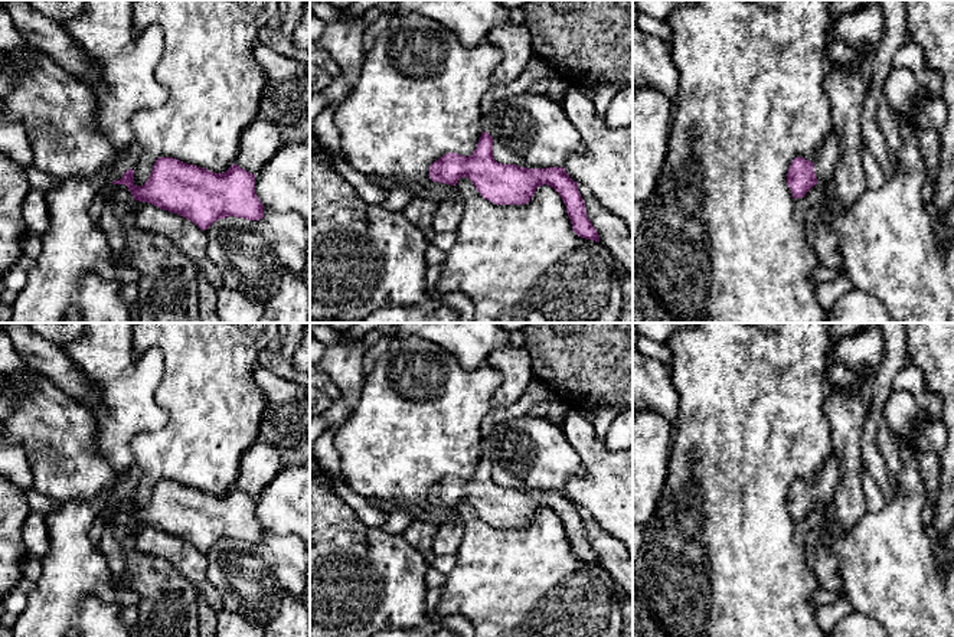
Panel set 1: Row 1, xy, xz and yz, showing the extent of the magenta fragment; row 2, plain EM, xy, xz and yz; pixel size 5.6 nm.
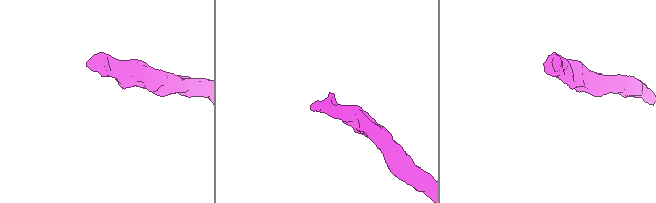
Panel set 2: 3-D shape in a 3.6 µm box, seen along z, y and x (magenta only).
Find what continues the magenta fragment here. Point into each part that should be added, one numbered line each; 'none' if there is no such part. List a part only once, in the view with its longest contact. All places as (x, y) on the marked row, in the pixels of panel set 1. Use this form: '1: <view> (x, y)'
1: xy (56, 108)

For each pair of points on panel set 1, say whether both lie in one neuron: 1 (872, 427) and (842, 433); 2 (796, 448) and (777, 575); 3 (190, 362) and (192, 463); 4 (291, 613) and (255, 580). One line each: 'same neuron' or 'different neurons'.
1: different neurons
2: same neuron
3: same neuron
4: different neurons

